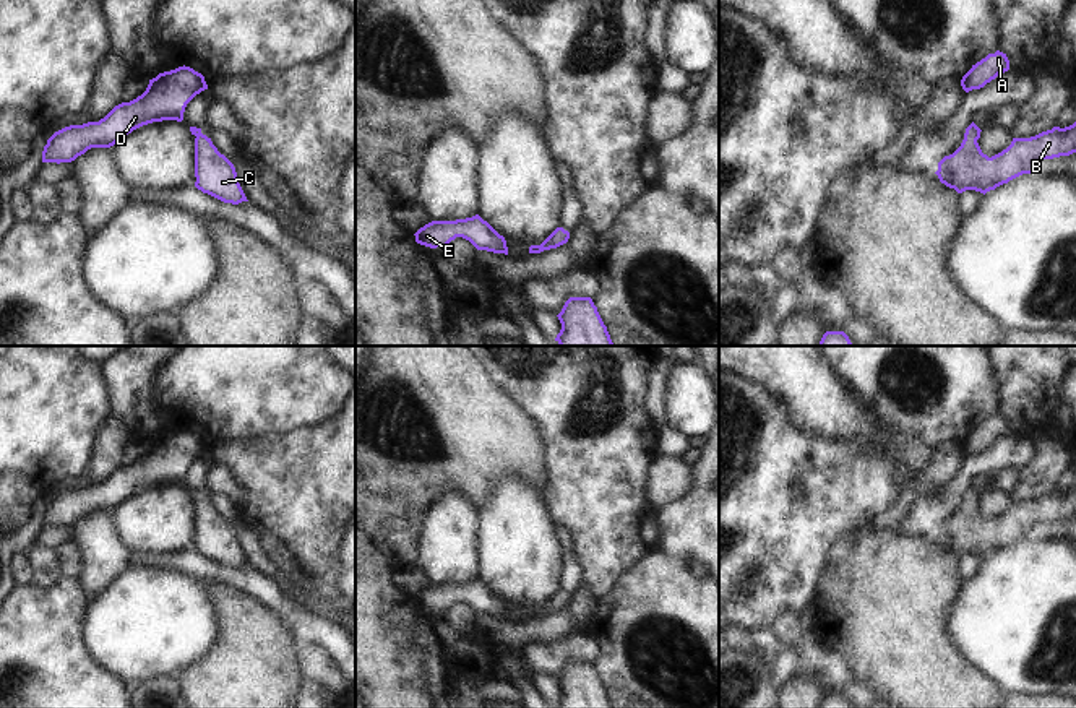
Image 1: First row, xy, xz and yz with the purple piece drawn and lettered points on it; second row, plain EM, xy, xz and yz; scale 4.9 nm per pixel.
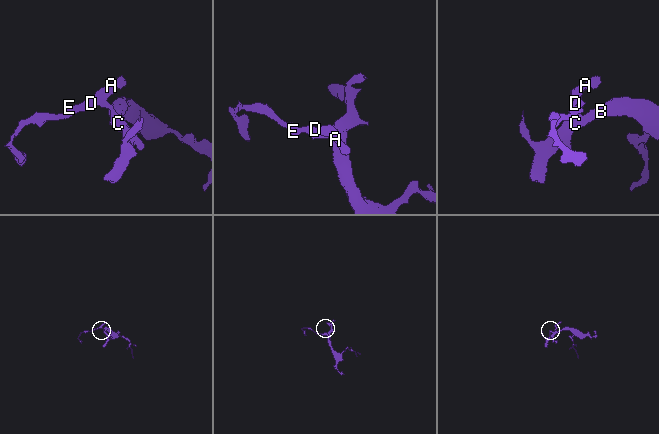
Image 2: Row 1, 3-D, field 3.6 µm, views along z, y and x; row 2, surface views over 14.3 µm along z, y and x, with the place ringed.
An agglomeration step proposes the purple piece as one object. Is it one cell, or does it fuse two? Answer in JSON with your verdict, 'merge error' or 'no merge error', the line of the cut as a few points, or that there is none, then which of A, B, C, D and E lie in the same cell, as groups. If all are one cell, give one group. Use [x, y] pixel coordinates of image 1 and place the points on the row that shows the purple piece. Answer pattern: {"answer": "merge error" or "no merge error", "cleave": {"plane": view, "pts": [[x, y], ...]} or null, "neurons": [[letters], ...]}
{"answer": "no merge error", "cleave": null, "neurons": [["A", "B", "C", "D", "E"]]}

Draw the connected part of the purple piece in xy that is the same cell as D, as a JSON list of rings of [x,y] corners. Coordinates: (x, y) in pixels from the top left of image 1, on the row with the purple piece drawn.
[[[190,67],[159,73],[149,80],[141,96],[115,106],[99,122],[55,132],[44,146],[42,162],[71,162],[88,149],[110,148],[133,130],[153,122],[182,122],[187,104],[204,89],[204,76]]]

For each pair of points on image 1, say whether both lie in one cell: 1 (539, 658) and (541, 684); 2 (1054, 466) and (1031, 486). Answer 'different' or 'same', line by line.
1: different
2: same

